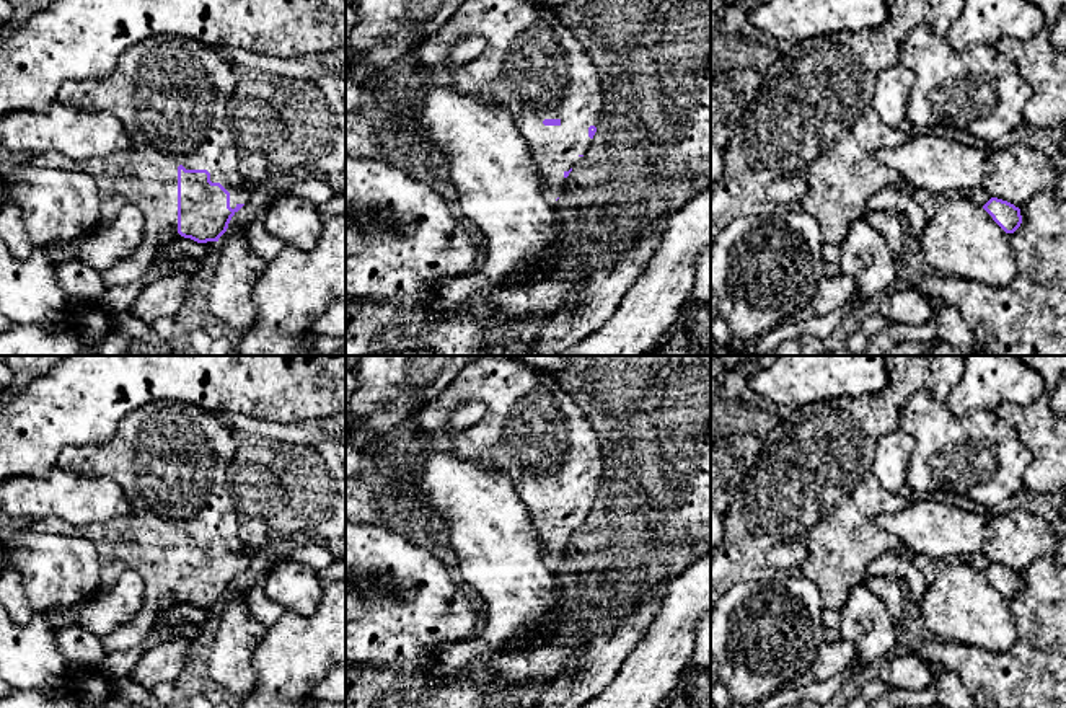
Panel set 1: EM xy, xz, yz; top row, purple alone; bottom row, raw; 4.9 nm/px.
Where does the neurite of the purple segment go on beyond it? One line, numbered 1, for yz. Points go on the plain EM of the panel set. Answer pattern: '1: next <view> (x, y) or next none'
1: next none

